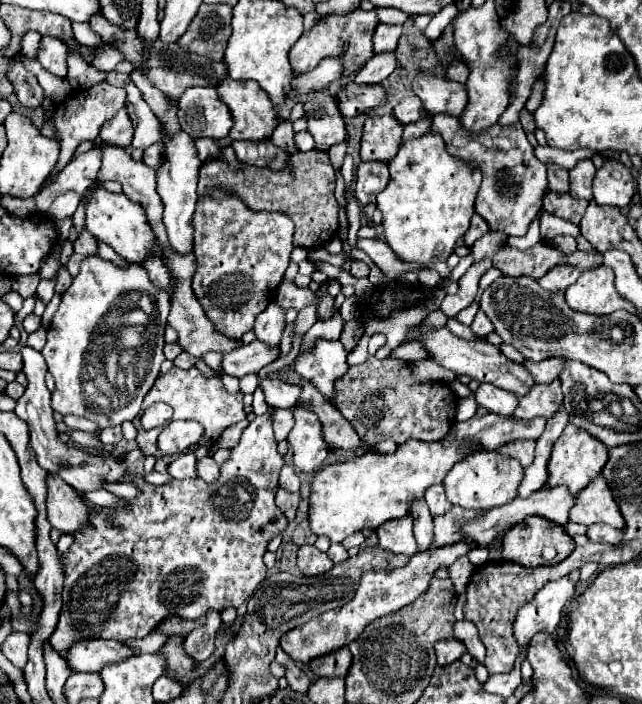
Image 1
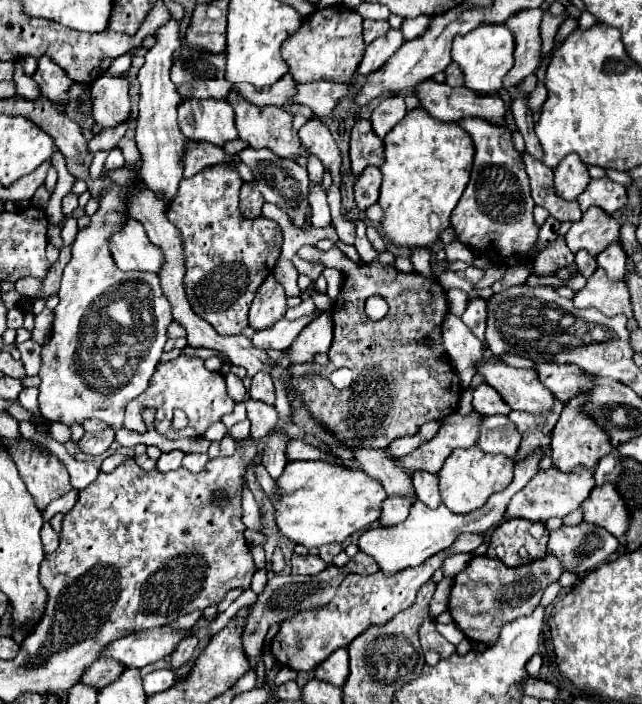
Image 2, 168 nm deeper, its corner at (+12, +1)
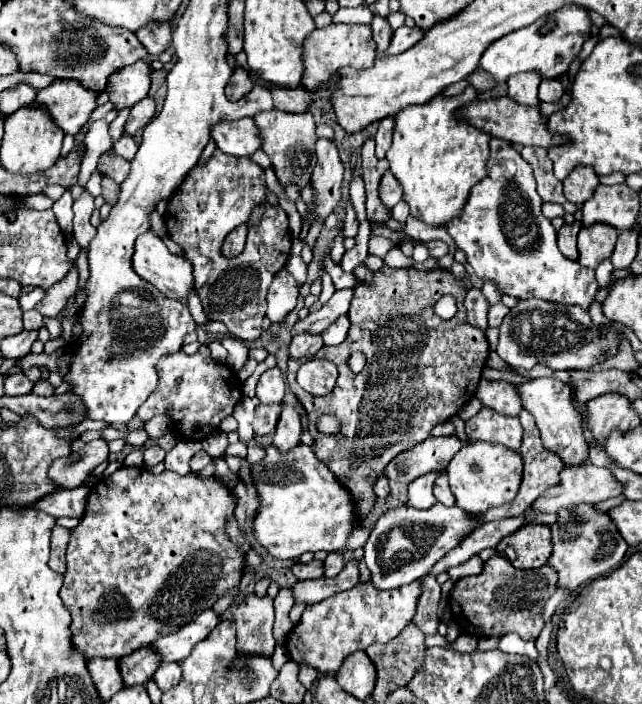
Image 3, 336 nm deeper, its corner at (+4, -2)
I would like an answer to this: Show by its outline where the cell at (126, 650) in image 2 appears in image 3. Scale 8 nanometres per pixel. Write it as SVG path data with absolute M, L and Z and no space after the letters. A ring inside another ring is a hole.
M212 609L202 611L192 623L180 627L180 631L156 639L152 643L152 651L158 655L160 663L178 663L190 655L196 643L208 637L218 621L220 617Z

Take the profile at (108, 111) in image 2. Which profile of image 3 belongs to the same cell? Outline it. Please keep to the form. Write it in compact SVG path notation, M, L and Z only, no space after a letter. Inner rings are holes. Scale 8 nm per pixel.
M136 61L108 79L108 95L116 111L130 109L134 103L144 99L150 89L150 67L144 61Z

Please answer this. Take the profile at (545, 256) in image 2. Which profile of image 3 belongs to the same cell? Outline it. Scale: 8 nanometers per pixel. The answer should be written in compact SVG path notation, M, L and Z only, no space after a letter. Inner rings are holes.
M580 223L574 225L564 225L558 231L558 249L572 261L578 259L578 249L576 249L576 235L580 231Z

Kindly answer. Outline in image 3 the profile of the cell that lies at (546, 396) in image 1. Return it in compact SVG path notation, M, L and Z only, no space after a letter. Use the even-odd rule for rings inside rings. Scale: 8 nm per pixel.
M522 411L520 413L520 423L524 427L524 441L522 441L522 447L520 447L520 455L524 459L524 479L522 479L522 485L520 485L520 491L518 495L510 501L510 503L504 503L500 507L494 507L492 511L486 511L484 515L480 515L482 519L488 519L488 521L494 521L494 519L502 519L502 517L518 517L518 515L524 515L526 509L534 503L536 497L540 497L552 483L556 483L558 479L558 473L560 469L564 467L562 459L554 453L554 451L548 451L544 445L542 445L542 439L540 439L540 433L538 433L538 427L534 423L534 418L528 411Z

